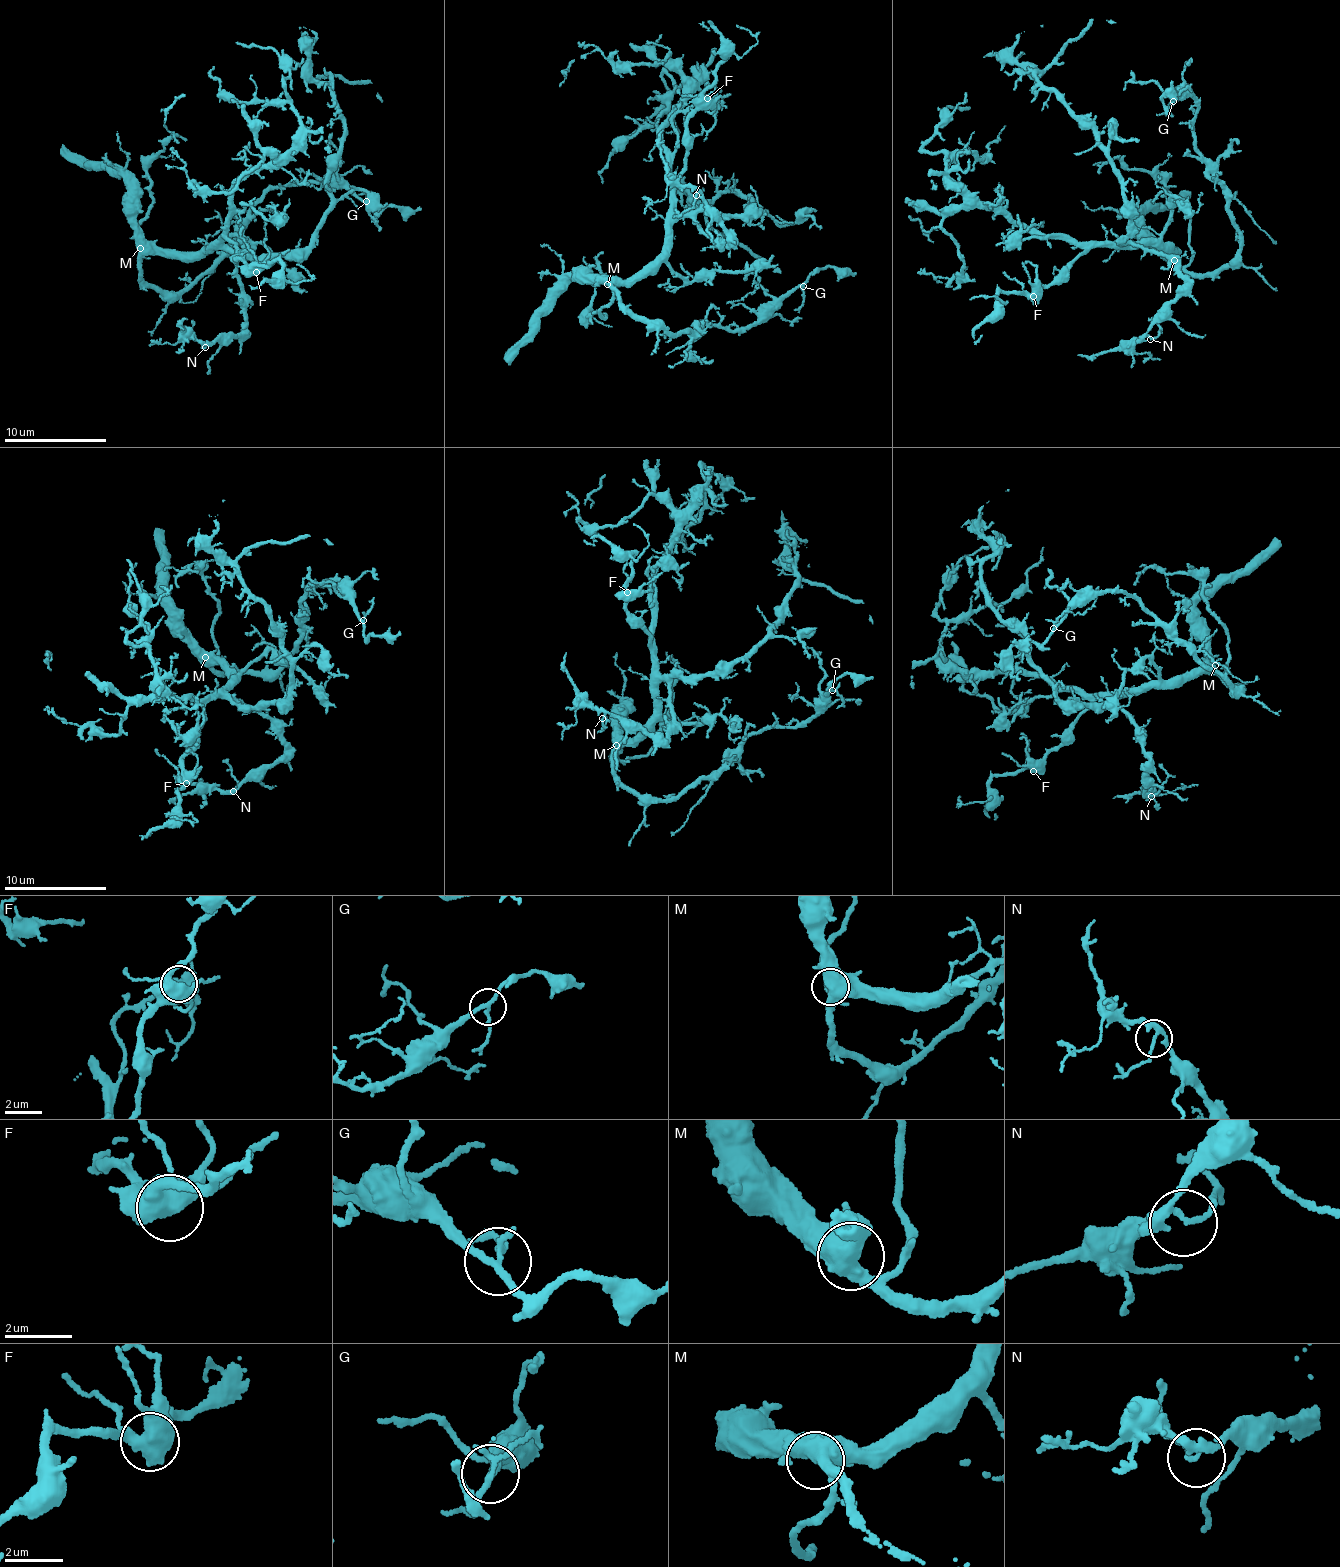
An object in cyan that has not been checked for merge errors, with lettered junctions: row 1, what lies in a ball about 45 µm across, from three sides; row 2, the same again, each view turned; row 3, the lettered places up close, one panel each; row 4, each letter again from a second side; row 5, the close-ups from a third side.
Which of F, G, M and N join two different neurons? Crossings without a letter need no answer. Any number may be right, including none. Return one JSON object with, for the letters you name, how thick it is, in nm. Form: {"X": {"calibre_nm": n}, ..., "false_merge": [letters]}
{"false_merge": []}

